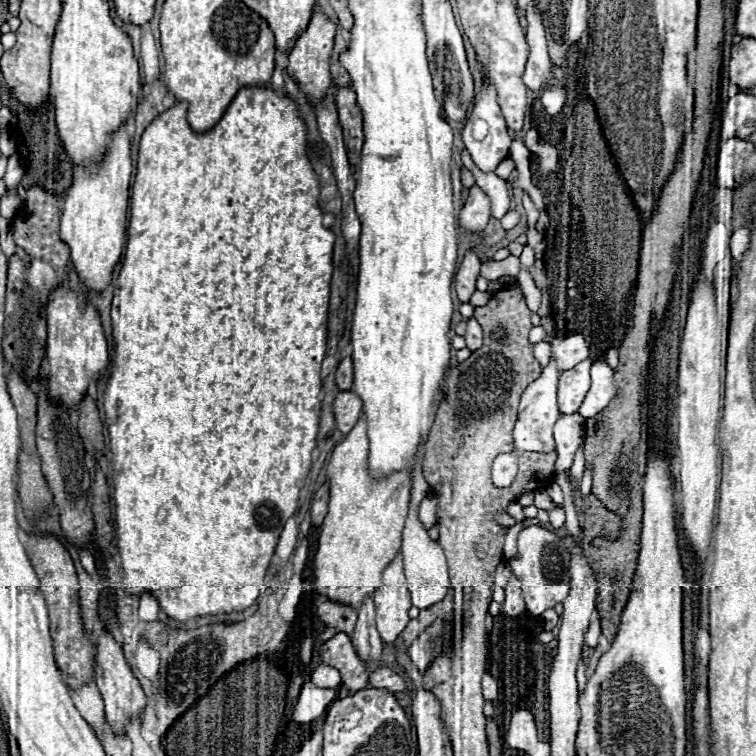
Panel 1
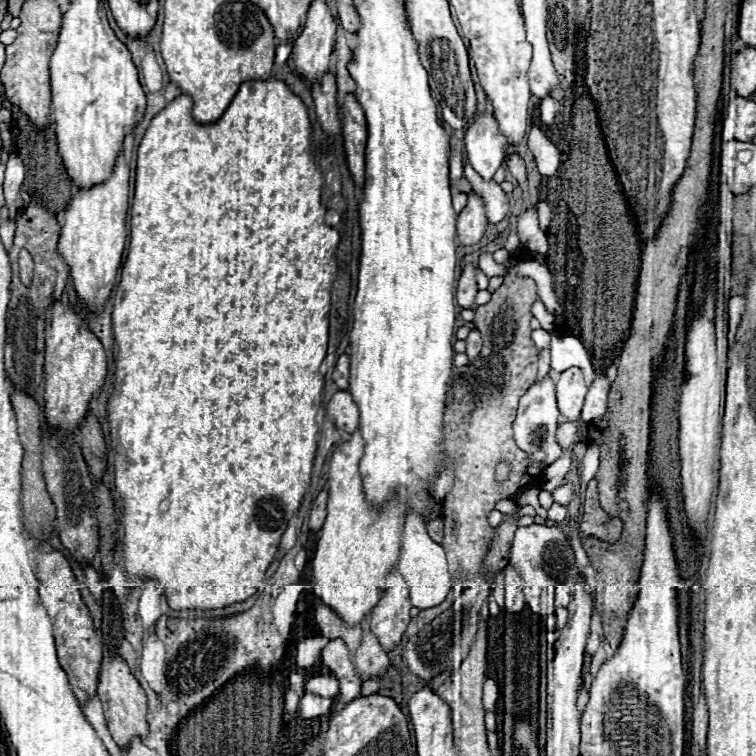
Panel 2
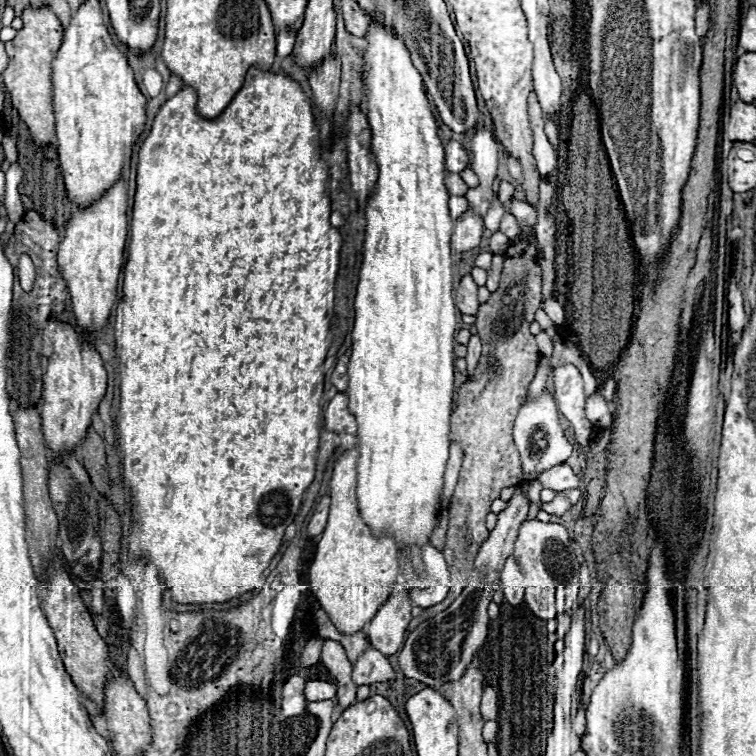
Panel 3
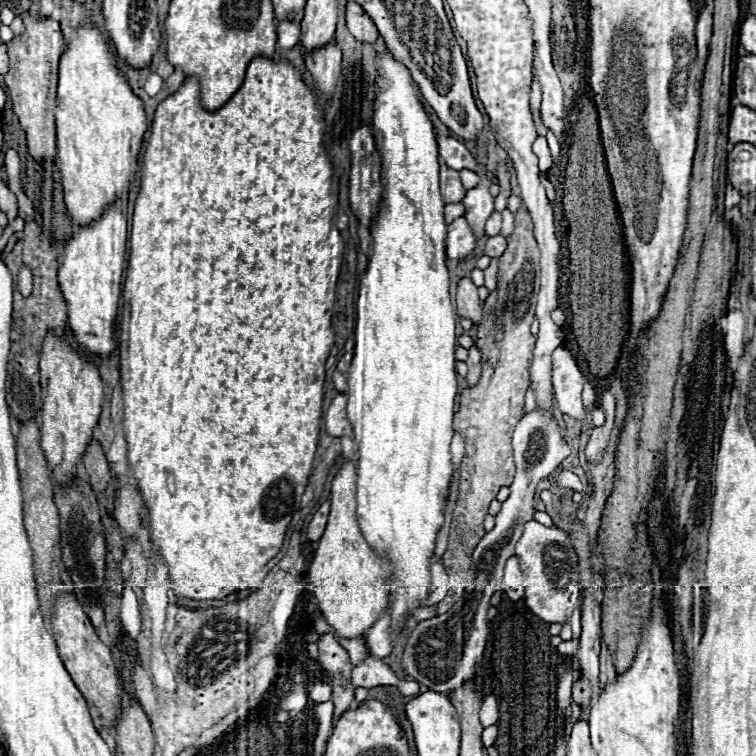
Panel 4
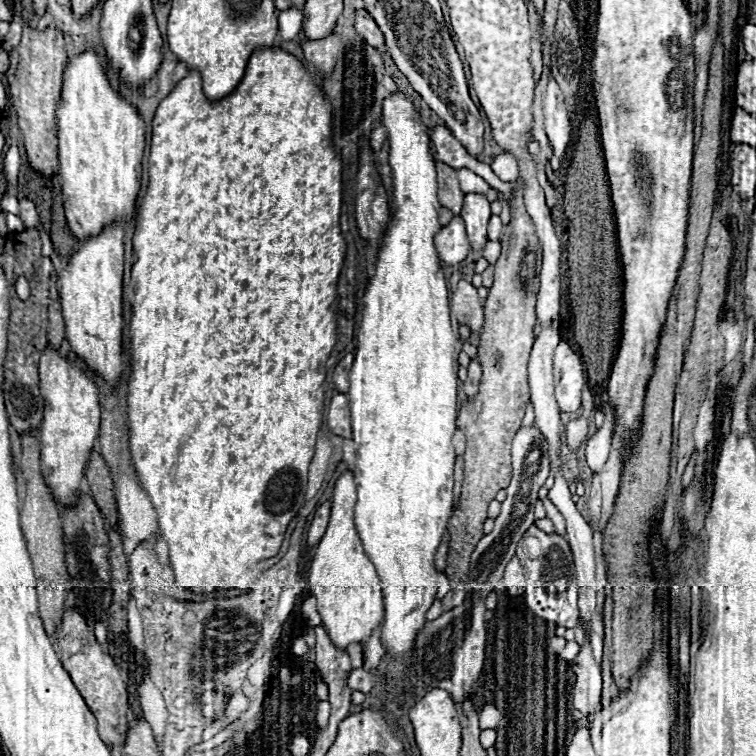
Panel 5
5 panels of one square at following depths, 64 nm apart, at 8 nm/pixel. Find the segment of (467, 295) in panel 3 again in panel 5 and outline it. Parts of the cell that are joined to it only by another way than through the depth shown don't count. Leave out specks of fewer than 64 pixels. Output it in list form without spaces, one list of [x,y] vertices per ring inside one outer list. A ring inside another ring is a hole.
[[[460,280],[458,288],[452,294],[450,302],[452,314],[456,316],[458,324],[468,324],[472,332],[482,330],[482,320],[484,320],[484,310],[478,300],[476,288],[468,280]]]

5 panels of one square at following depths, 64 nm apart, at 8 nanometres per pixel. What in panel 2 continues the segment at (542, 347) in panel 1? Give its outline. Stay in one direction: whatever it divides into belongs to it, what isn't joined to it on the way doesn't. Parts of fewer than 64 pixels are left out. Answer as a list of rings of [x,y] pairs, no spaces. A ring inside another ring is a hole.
[[[540,348],[538,350],[538,382],[550,372],[550,350],[544,350]]]

